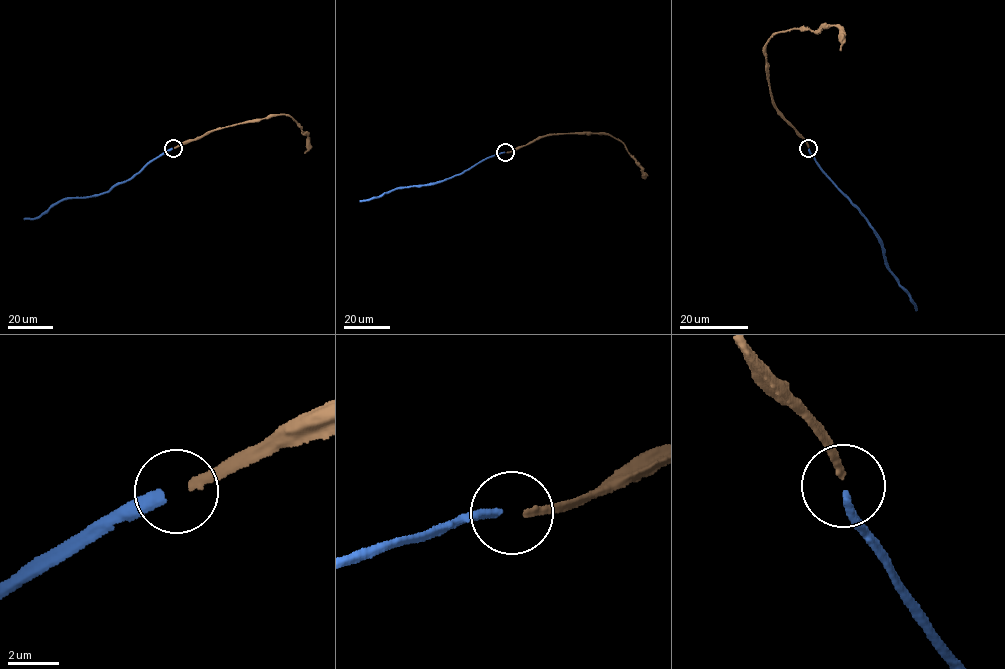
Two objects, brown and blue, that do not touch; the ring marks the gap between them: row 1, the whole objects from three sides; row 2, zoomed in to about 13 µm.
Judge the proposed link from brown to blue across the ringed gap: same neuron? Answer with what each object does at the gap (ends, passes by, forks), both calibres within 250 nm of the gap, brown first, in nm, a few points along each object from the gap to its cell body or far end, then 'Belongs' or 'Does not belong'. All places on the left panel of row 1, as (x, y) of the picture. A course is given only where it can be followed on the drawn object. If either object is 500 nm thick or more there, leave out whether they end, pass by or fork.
At the ring brown ends. At the ring blue ends. Thickness 320 nm (brown) against 400 nm. Course of brown: (174, 148), (223, 127), (283, 114), (291, 117), (307, 136), (308, 149), (304, 152). Course of blue: (172, 149), (107, 192), (62, 198), (39, 217), (23, 218). Belongs

